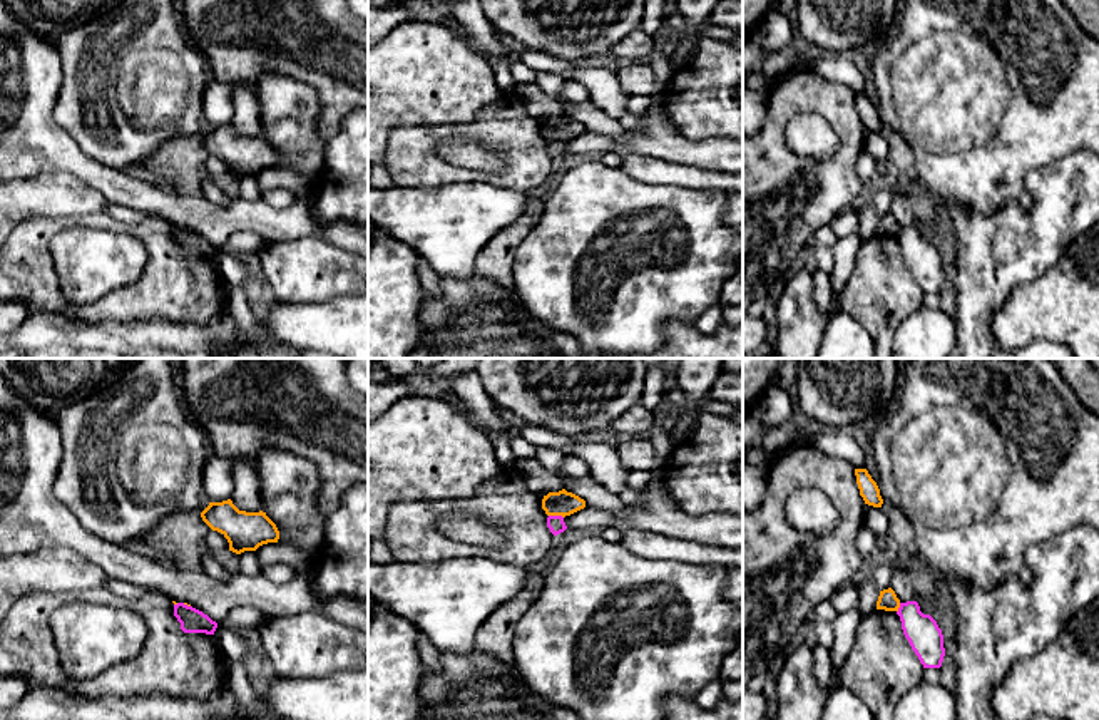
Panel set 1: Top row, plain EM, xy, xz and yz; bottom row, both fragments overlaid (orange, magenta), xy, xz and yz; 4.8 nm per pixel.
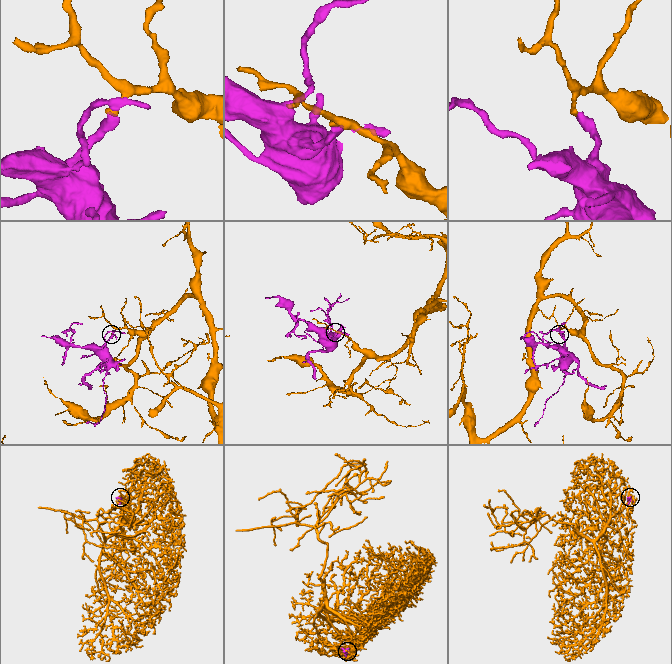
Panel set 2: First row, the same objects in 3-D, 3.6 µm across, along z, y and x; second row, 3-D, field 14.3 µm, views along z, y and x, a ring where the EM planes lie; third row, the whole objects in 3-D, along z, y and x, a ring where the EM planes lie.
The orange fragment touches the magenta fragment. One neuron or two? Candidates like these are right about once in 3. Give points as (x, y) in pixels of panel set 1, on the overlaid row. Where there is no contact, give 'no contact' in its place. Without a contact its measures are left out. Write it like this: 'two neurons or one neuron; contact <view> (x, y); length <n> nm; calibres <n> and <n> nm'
two neurons; contact xz (556, 514); length 70 nm; calibres 120 and 80 nm

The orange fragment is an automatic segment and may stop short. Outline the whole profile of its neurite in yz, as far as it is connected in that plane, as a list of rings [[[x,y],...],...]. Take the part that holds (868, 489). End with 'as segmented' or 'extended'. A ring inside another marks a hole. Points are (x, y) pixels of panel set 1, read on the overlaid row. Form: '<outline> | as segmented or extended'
[[[855,469],[856,484],[860,489],[860,496],[863,497],[865,504],[873,507],[882,507],[883,499],[880,496],[880,489],[877,482],[872,479],[866,469]]] | as segmented

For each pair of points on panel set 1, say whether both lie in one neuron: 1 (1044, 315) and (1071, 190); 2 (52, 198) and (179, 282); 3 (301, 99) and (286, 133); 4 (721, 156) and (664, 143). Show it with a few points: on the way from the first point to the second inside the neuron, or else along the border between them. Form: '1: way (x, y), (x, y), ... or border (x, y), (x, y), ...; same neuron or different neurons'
1: border (1081, 233), (1052, 265), (1022, 285); different neurons
2: border (106, 211), (67, 216), (37, 215); different neurons
3: way (293, 108), (290, 111), (290, 124); same neuron
4: way (708, 154), (678, 149); same neuron

